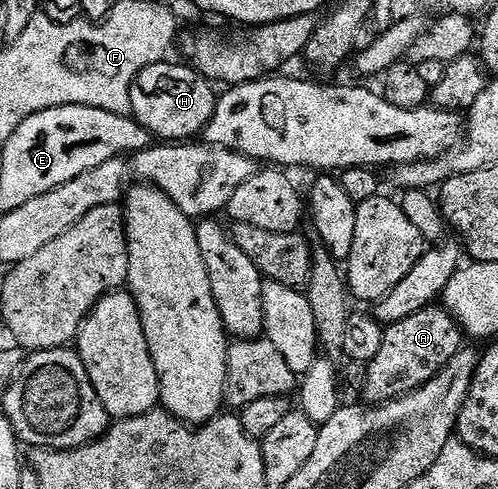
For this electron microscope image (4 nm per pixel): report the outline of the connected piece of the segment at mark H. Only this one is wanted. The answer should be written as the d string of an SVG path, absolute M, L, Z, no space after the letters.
M183 62L171 63L151 64L137 74L131 87L130 115L152 137L160 136L158 139L163 142L183 142L206 129L215 112L217 92L212 81L194 68Z

